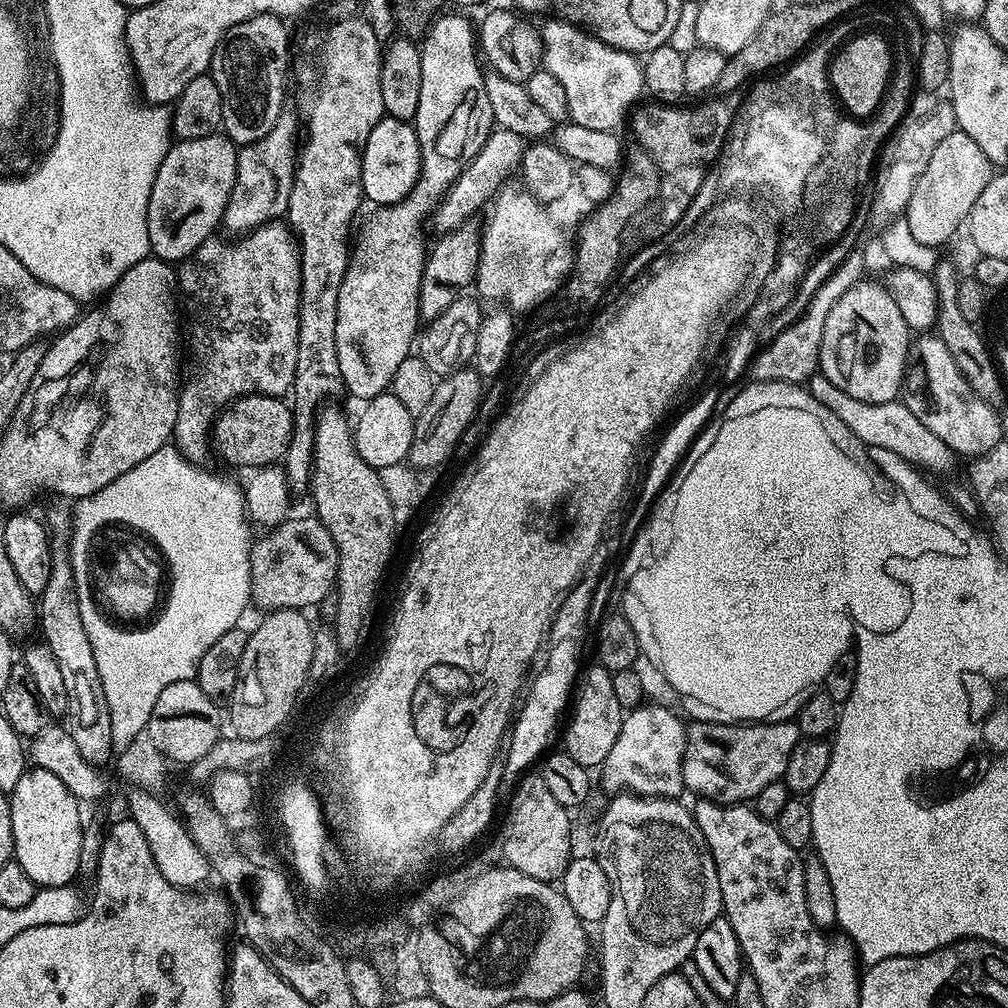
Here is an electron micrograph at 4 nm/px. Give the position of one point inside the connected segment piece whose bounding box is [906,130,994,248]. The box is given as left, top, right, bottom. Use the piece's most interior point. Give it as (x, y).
(957, 172)

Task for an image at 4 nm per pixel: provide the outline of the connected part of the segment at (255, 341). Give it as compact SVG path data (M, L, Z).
M273 222L270 224L263 224L261 228L255 228L254 231L247 233L243 238L237 239L240 240L237 244L219 244L219 239L213 238L207 240L198 250L194 250L192 256L188 256L178 268L178 292L182 297L182 312L186 317L188 315L188 332L186 328L186 340L188 336L188 348L192 351L192 361L187 361L186 364L186 375L182 380L182 387L179 389L179 406L177 410L177 424L175 429L175 439L178 440L205 440L207 441L210 436L210 427L214 420L214 415L219 413L220 409L225 407L229 402L242 397L242 396L255 396L257 394L262 396L274 396L277 398L283 397L285 394L284 391L291 389L293 387L295 378L296 378L296 363L298 362L298 306L300 305L300 254L298 251L297 243L294 241L293 235L289 232L289 229L285 227L283 223Z

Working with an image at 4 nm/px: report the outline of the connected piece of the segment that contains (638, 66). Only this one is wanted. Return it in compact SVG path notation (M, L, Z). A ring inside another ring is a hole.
M545 20L548 21L544 29L540 28L538 32L542 41L542 68L554 74L562 90L566 90L571 123L586 126L589 130L611 132L619 129L619 124L623 125L633 111L635 100L646 92L641 61L633 53L618 50L567 20Z

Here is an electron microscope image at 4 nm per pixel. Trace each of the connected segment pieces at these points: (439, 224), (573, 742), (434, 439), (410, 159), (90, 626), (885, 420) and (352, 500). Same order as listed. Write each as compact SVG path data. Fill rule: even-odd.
M496 128L492 131L486 138L482 150L461 170L460 176L453 181L447 192L440 197L439 203L436 204L434 211L431 213L430 223L432 222L433 226L437 228L437 233L443 234L463 229L467 225L464 223L480 207L483 209L493 199L497 190L507 181L504 179L511 172L515 173L519 169L524 157L525 147L524 137L514 134L514 130Z
M593 663L593 668L583 669L582 679L574 688L571 712L568 729L564 732L563 751L568 752L570 758L574 758L574 762L578 762L584 768L599 769L610 754L610 749L614 747L614 742L618 742L618 730L622 730L622 722L626 715L626 709L614 695L612 673L606 671L600 663Z
M475 370L456 372L453 376L445 376L437 383L434 398L430 398L430 406L415 417L416 429L412 445L408 451L407 463L413 469L436 470L436 467L455 453L462 434L470 426L480 408L482 399L482 377Z
M385 114L366 138L360 165L364 196L372 199L373 205L397 204L399 200L405 200L420 177L420 143L415 127L407 120Z
M165 446L154 451L150 458L138 462L134 470L126 470L122 478L114 478L110 486L98 490L93 496L86 496L75 501L76 516L73 517L73 531L70 537L70 551L72 554L72 569L74 570L74 582L78 590L78 610L82 610L82 626L86 626L86 638L90 638L90 647L94 650L94 662L98 662L98 674L102 674L102 690L106 690L106 706L110 706L110 734L112 735L112 747L117 753L126 750L130 742L133 742L138 733L145 731L150 722L150 714L154 710L154 702L158 702L158 694L166 690L174 682L183 680L195 680L196 671L200 665L202 654L226 634L226 630L237 627L241 623L240 615L247 610L252 600L252 567L250 566L250 554L252 553L253 537L248 537L249 521L244 511L244 494L241 485L227 480L224 476L215 476L196 464L191 464L178 449L173 446ZM140 532L152 532L160 544L164 544L164 552L172 556L172 568L176 568L176 592L172 592L172 604L168 604L168 612L164 612L164 620L148 632L148 626L140 626L140 622L148 620L148 540L140 536ZM122 621L128 622L128 628L119 628Z
M823 374L809 377L806 387L814 399L822 402L826 410L830 410L830 414L838 414L838 418L842 418L842 422L846 422L846 426L850 426L853 434L868 448L882 447L883 450L894 450L898 458L921 469L930 468L934 472L951 470L954 453L948 449L946 442L942 442L942 438L926 430L926 426L922 426L922 422L918 422L918 418L914 418L911 410L899 399L877 404L858 402L858 398L850 398L846 390L838 390L838 386L834 386L834 382L827 380Z
M324 408L320 412L320 417L316 420L316 433L310 437L310 443L312 445L312 467L310 469L310 489L312 488L312 504L314 509L314 515L316 519L322 522L322 526L326 526L330 530L330 538L334 538L334 542L338 546L338 574L336 575L336 586L334 589L334 600L336 596L336 622L334 622L334 629L336 638L341 646L341 649L348 650L348 648L356 648L364 639L368 636L368 627L372 624L372 607L376 604L376 583L384 576L384 571L388 568L388 559L392 556L392 547L396 544L396 529L398 529L398 523L394 516L394 510L392 509L390 497L386 492L386 488L383 485L382 478L379 471L372 468L366 462L362 462L362 458L358 454L358 450L354 446L354 438L352 437L353 425L350 420L347 420L342 413L336 408Z

